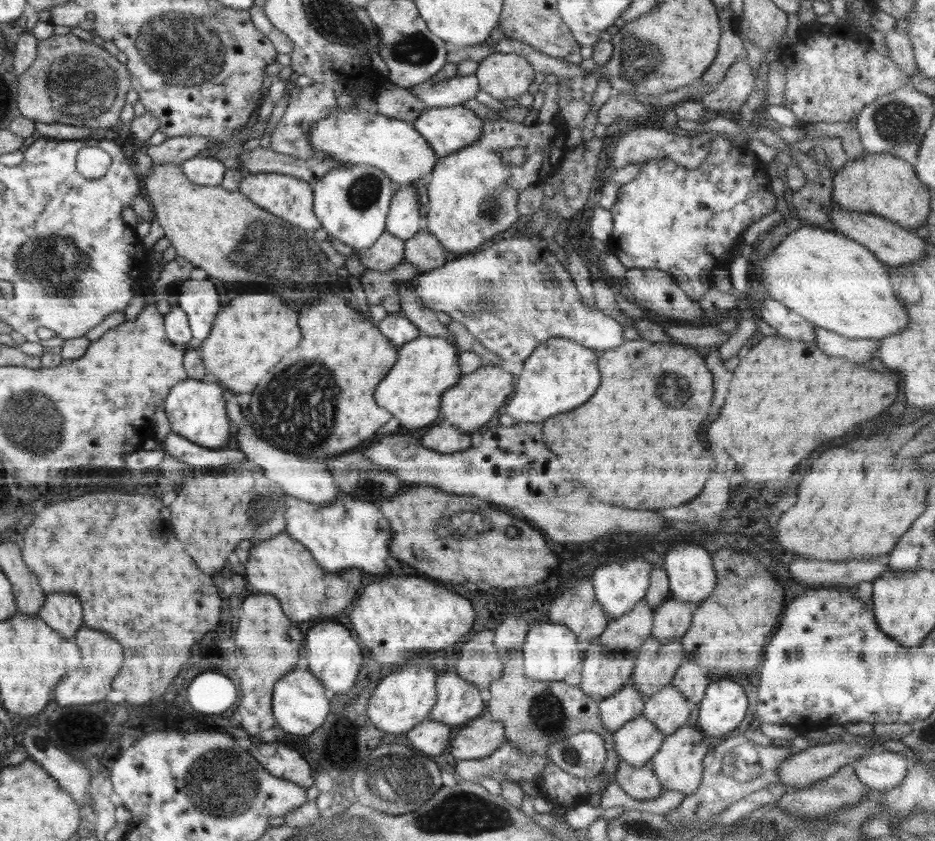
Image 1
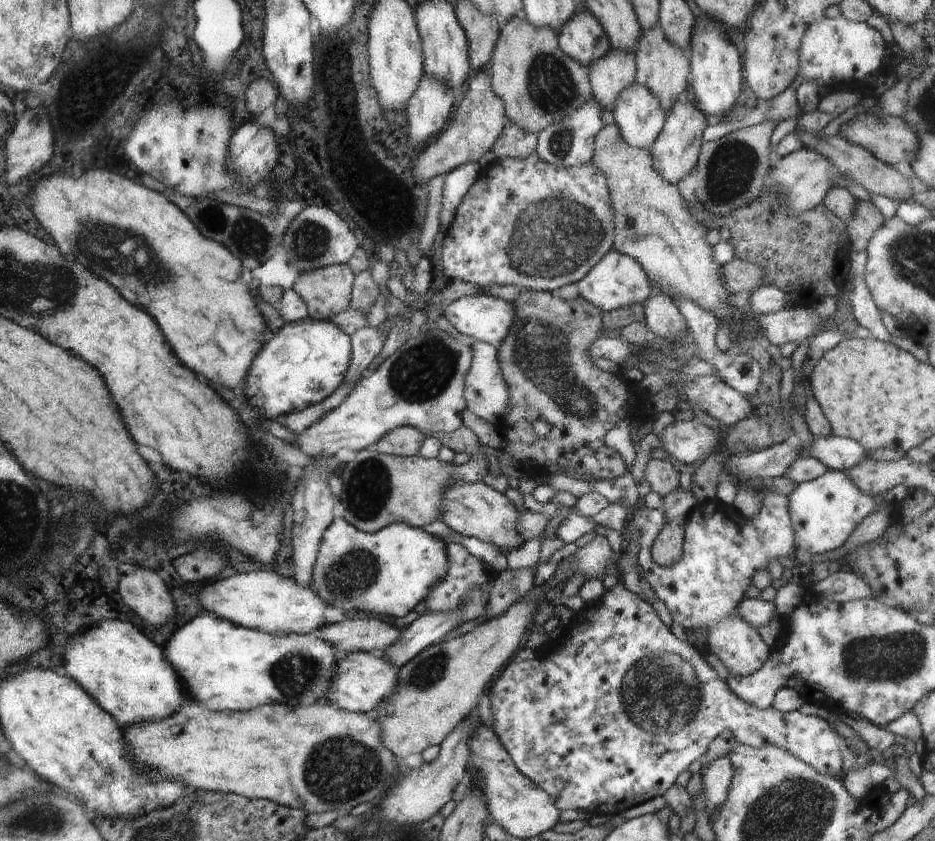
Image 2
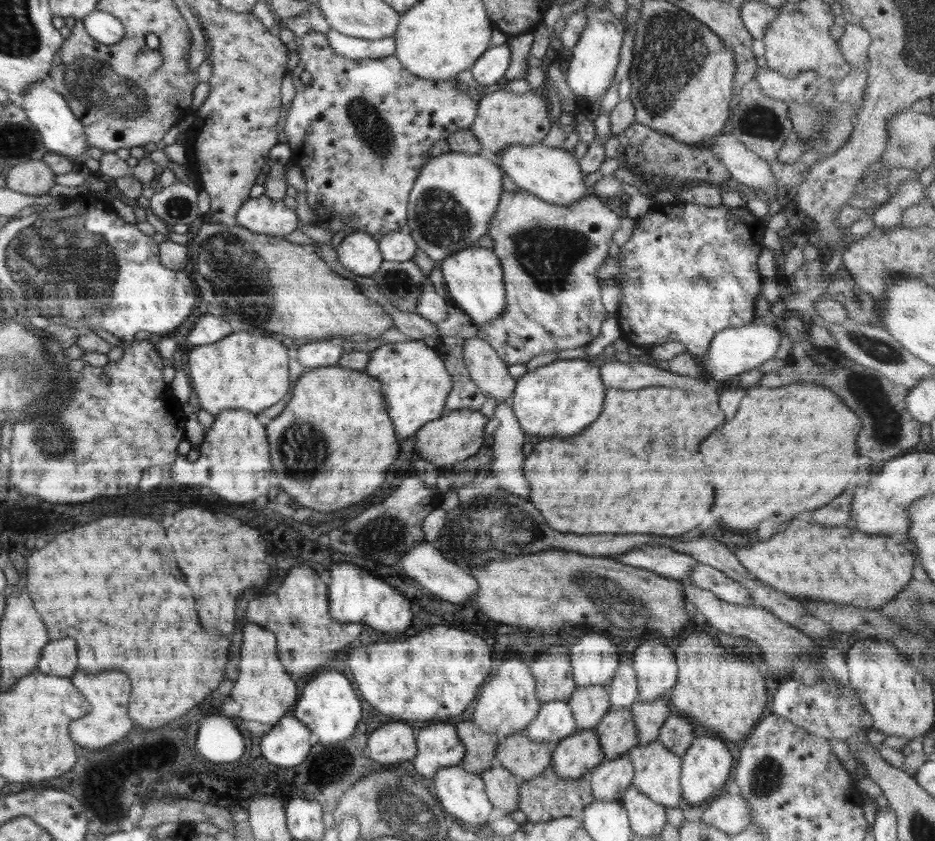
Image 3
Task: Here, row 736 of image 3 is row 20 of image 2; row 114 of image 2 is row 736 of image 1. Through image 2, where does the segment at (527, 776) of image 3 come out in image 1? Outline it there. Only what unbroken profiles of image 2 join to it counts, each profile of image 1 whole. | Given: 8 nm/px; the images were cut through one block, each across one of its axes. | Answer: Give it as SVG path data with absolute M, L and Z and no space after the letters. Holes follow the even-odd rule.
M512 650L508 654L503 663L504 672L500 678L490 683L489 690L492 698L489 700L486 710L490 712L490 717L505 726L505 738L510 742L510 746L514 746L514 750L526 754L526 756L547 756L550 750L550 744L563 741L564 738L577 735L578 732L591 730L597 732L604 742L606 742L607 758L604 763L604 772L606 772L606 787L600 791L600 794L591 795L588 804L593 808L597 808L601 804L602 794L606 791L608 785L615 784L616 770L618 770L618 754L614 749L613 733L603 725L599 713L599 704L597 704L591 696L584 694L578 686L568 685L564 681L537 681L532 680L525 675L523 671L523 652L520 650Z

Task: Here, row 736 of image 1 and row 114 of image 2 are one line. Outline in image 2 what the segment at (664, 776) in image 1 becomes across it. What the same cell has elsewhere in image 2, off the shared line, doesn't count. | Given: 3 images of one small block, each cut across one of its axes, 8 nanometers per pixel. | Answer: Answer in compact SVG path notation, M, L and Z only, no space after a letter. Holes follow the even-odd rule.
M682 96L674 101L672 108L665 114L662 130L650 148L654 170L664 180L674 183L680 182L697 164L697 158L703 146L703 132L708 121L702 110L694 105L688 98Z

